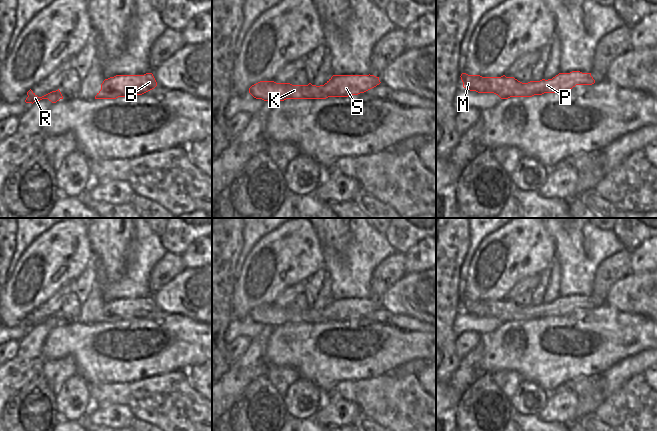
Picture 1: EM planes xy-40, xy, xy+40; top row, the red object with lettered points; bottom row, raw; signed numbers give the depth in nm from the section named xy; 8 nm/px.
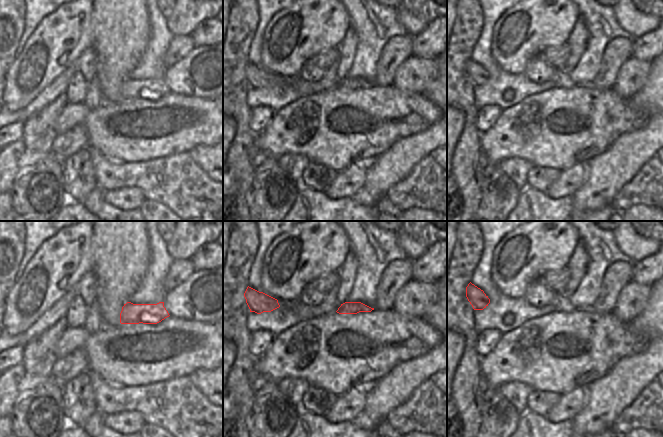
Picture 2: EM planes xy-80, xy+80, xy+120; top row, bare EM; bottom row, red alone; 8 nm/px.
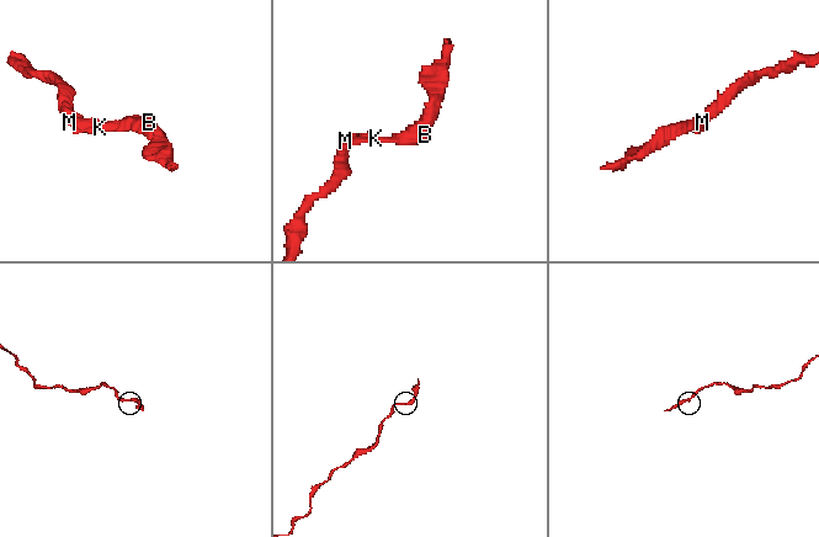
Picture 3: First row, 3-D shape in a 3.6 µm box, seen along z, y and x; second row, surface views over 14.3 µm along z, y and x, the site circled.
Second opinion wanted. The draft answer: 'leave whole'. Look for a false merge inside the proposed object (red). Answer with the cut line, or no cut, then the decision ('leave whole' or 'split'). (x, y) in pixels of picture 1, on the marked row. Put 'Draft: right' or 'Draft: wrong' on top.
Draft: right
no cut; leave whole

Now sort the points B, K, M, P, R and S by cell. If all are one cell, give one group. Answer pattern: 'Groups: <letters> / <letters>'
Groups: B K M P R S.

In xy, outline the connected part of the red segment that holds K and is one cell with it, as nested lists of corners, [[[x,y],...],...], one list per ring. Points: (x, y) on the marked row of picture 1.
[[[333,75],[324,85],[292,85],[274,81],[260,81],[249,88],[249,93],[264,101],[284,101],[286,99],[326,99],[328,97],[348,97],[364,93],[381,82],[374,75]]]

